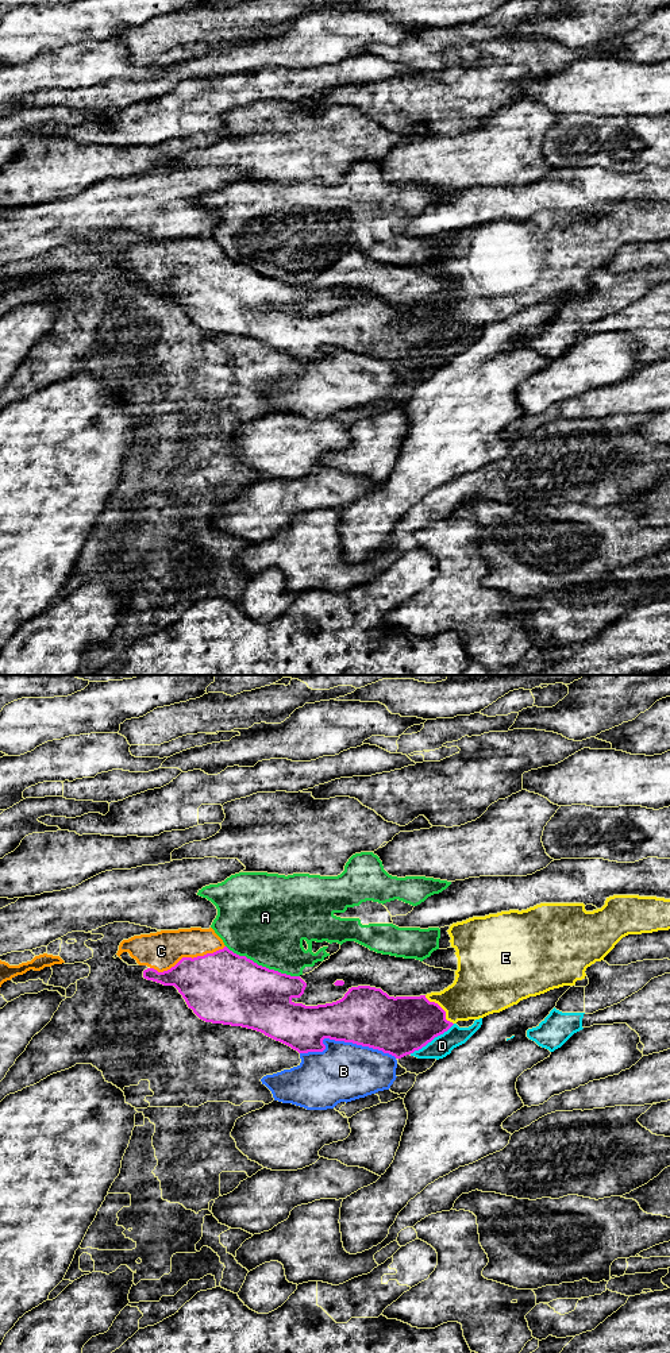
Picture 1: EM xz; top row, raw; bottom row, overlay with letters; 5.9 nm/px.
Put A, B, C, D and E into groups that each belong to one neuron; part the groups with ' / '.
A / B / C / D / E

